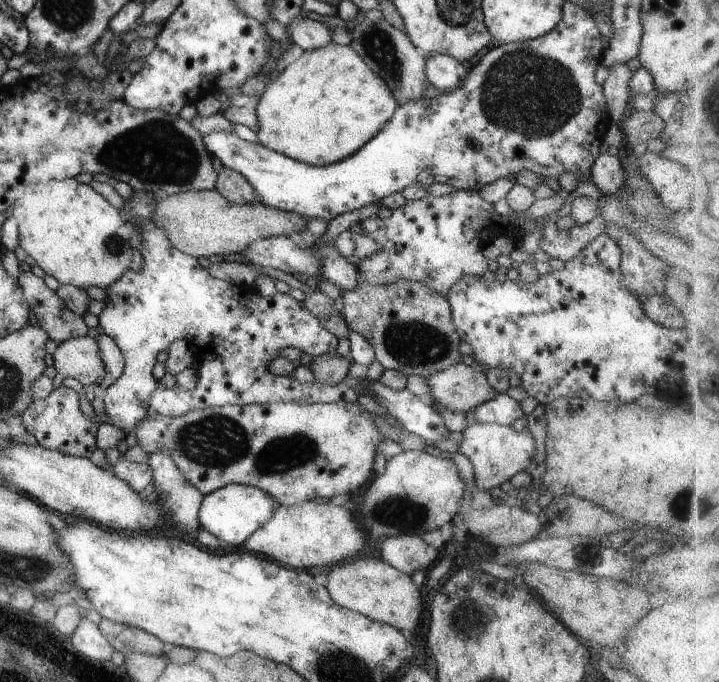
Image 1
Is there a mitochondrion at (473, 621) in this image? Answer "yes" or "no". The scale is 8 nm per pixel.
yes

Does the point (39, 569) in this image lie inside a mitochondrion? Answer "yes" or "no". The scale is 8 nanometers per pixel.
yes

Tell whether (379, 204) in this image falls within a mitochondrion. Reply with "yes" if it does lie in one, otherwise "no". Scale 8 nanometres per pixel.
no

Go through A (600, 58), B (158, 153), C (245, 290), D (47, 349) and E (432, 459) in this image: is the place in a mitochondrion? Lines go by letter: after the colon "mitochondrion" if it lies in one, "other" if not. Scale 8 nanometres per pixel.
A: other
B: mitochondrion
C: other
D: other
E: other

